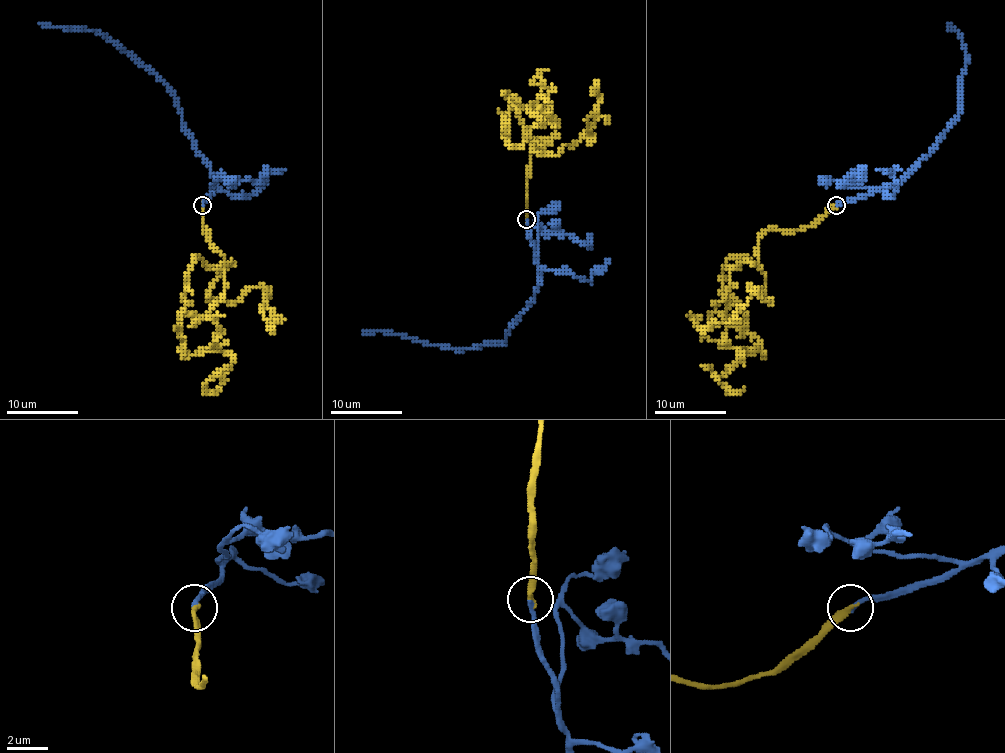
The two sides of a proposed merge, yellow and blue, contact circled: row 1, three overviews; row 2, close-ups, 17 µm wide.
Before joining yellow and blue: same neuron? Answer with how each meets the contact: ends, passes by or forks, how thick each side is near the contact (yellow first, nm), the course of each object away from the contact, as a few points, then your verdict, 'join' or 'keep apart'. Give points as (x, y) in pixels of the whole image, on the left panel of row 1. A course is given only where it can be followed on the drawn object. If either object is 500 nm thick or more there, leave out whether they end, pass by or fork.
yellow ends | blue ends | 260/240 nm | yellow via (202, 204), (223, 265), (195, 258), (179, 336), (193, 354), (231, 356), (206, 386), (220, 388) | blue via (202, 204), (211, 195), (214, 177), (182, 126), (175, 95), (109, 40), (88, 29), (38, 24) | join

